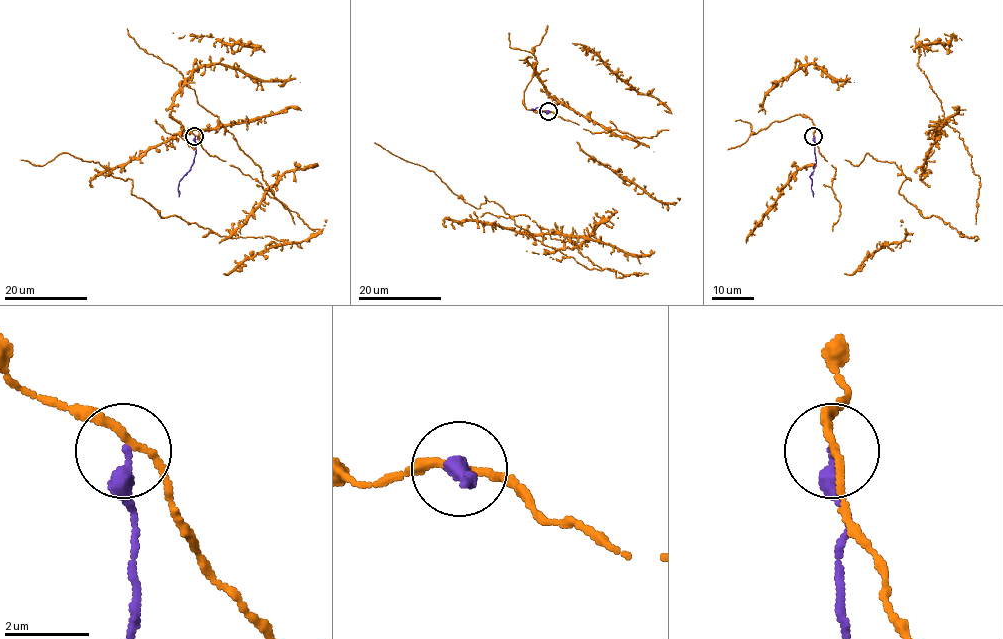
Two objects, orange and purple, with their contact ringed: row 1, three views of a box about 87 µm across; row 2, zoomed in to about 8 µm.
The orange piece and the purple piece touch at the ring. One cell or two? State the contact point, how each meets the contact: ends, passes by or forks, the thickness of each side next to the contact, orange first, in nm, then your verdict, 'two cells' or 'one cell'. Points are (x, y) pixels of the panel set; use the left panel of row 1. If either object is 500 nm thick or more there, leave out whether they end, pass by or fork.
at (194, 136); orange passes by; purple ends there; 170 nm thick on the orange side, 320 nm on the other; two cells

